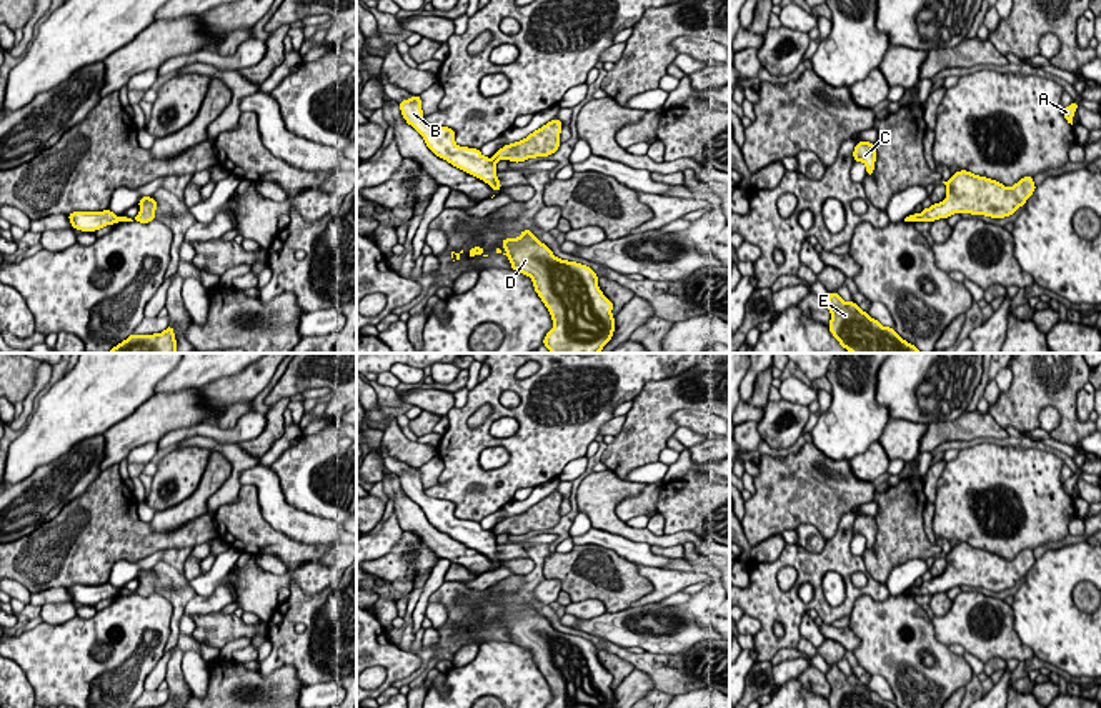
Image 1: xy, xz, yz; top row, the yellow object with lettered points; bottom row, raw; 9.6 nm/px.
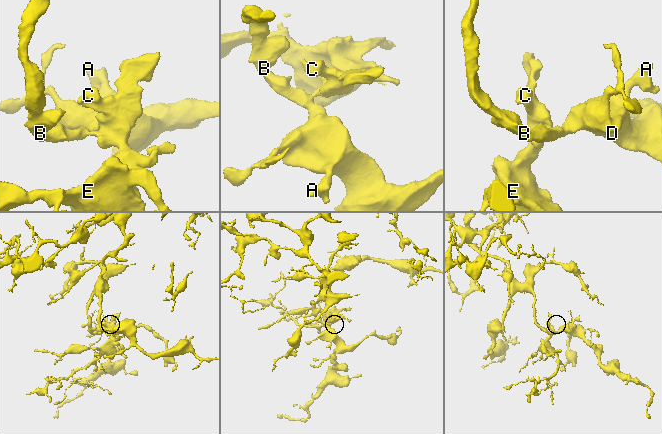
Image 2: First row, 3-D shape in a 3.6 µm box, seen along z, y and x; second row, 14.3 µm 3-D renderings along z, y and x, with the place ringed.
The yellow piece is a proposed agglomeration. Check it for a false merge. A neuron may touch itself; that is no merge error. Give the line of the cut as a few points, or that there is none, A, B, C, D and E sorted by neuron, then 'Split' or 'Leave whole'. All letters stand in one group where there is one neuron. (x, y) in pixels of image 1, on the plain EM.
Split along xy (119, 590), (120, 593). Groups: A B D / C E. Split

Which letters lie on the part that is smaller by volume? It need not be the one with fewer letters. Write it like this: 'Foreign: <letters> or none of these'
Foreign: C, E

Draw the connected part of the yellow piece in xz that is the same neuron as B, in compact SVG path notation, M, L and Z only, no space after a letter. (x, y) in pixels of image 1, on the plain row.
M413 468L398 478L405 495L423 510L431 526L483 553L495 565L503 561L496 550L496 535L493 531L483 530L478 521L456 518L453 501L431 498L423 491L420 468Z

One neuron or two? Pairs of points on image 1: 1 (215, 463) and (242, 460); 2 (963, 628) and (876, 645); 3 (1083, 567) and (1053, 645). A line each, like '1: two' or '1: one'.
1: two
2: two
3: one

